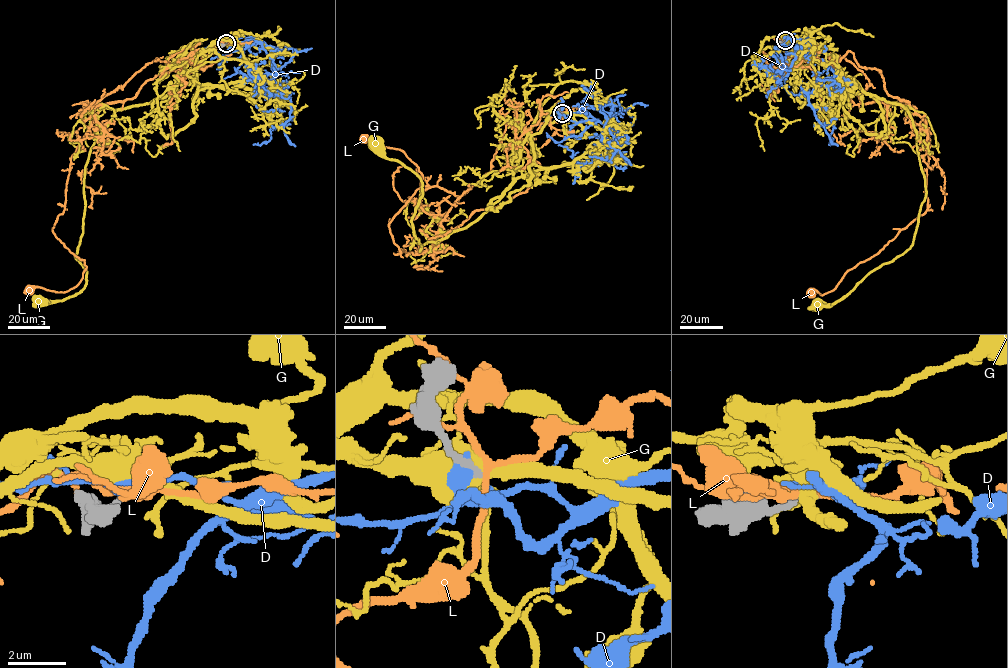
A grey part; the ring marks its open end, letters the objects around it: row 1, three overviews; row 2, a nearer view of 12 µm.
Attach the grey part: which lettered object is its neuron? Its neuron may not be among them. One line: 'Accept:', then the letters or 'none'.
Accept: none

